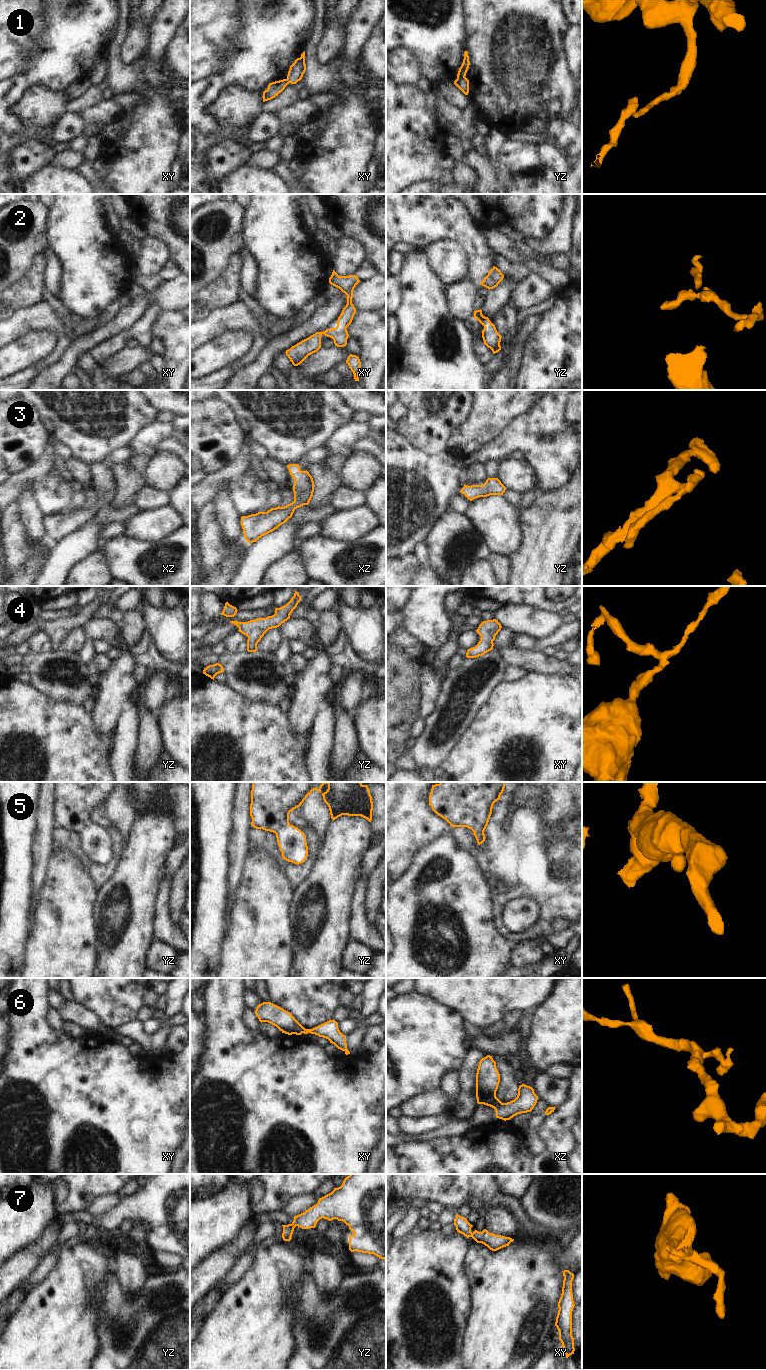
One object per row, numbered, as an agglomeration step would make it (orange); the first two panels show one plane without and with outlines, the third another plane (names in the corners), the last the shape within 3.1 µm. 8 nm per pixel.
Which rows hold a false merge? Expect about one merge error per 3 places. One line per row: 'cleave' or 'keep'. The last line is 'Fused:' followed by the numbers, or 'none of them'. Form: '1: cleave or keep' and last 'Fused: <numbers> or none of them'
1: cleave
2: keep
3: keep
4: keep
5: keep
6: cleave
7: keep
Fused: 1, 6

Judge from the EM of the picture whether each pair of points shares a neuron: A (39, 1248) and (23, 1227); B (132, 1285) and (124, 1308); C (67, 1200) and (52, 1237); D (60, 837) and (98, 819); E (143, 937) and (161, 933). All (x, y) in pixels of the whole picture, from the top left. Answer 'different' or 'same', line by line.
A: different
B: different
C: different
D: same
E: different

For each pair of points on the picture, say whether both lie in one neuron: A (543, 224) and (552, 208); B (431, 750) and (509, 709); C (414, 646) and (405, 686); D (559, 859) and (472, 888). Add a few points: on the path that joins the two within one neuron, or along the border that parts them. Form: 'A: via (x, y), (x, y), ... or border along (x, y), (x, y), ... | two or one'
A: via (543, 220), (543, 217), (548, 212) | one
B: border along (479, 712), (452, 751) | two
C: border along (396, 645), (422, 662) | two
D: border along (478, 861), (491, 885), (495, 905) | two

